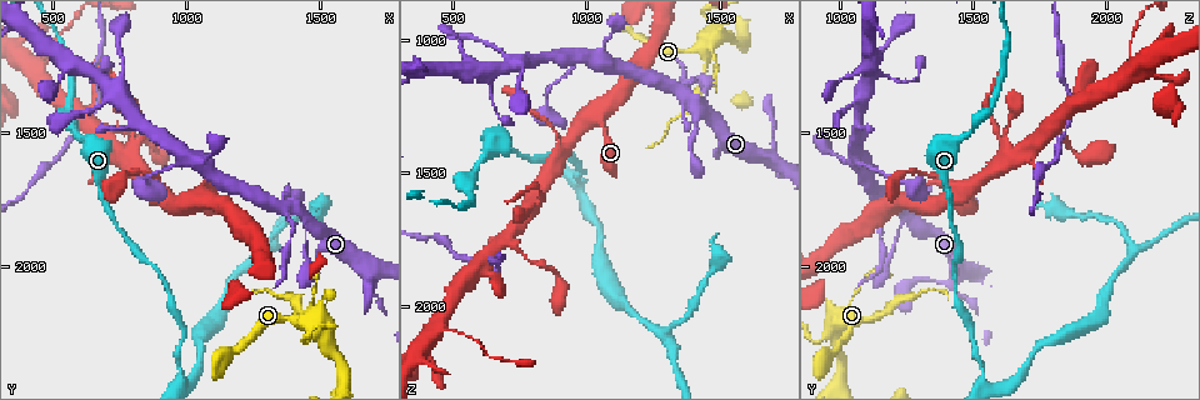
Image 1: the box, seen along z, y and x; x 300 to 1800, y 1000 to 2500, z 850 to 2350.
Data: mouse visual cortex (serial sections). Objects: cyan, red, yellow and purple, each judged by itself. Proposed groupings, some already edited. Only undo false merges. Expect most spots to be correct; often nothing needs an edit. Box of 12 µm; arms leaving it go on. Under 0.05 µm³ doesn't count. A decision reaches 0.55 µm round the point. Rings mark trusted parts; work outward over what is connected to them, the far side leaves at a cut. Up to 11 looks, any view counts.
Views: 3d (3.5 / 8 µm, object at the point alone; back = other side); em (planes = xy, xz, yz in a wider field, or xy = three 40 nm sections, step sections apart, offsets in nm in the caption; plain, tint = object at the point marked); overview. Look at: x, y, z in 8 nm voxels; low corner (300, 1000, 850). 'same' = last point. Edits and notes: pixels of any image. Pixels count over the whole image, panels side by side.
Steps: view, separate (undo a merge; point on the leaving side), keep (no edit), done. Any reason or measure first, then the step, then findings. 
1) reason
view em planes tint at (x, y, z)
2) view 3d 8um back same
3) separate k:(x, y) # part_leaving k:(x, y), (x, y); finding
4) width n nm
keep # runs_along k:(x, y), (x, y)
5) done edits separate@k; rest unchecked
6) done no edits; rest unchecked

sharp bend
view 3d 3.5um at (690, 1510, 1760)

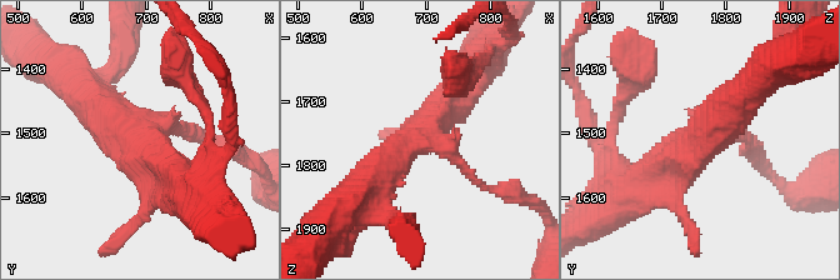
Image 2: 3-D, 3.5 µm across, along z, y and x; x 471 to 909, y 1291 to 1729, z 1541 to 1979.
keep # one cell here

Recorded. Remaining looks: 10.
three arms meet
view 3d 3.5um at (470, 1210, 2080)

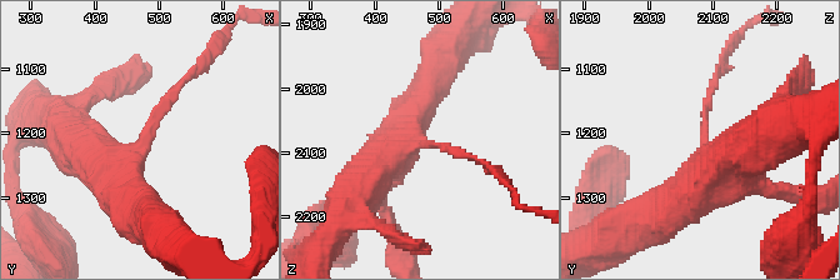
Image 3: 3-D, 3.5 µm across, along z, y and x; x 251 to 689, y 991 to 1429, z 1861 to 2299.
view em xy step 1 plain at (480, 1205, 2090)

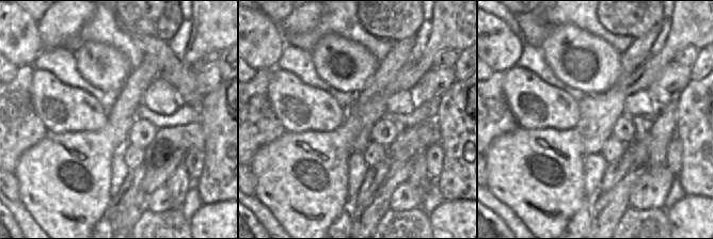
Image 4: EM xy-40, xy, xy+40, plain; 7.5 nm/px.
view em xy step 1 tint same

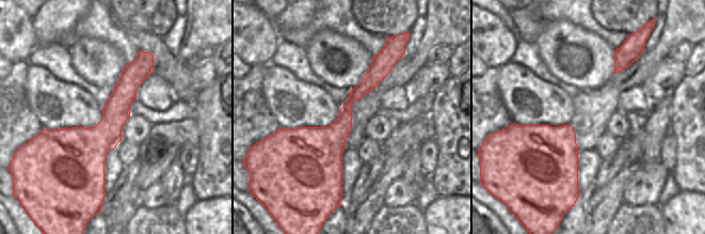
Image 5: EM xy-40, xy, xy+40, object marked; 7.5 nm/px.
keep # runs_along 5:(394, 59), (348, 103), (310, 172); all the same cell

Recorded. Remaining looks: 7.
branch point
view 3d 3.5um at (570, 1480, 1520)

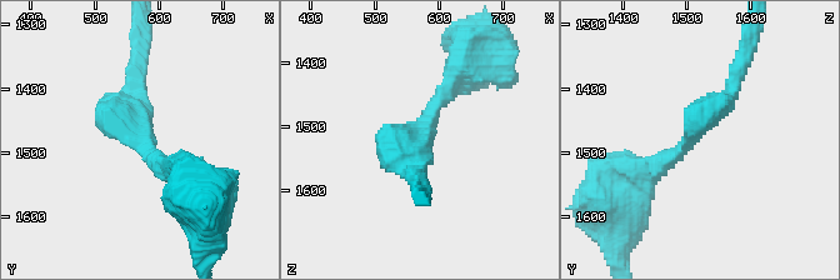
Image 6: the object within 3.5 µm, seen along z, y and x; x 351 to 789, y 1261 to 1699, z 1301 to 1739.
view em xy step 5 plain at (570, 1470, 1510)

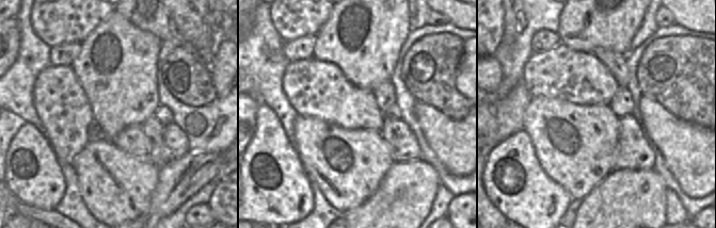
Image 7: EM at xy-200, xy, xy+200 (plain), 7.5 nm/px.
view em xy step 5 tint same

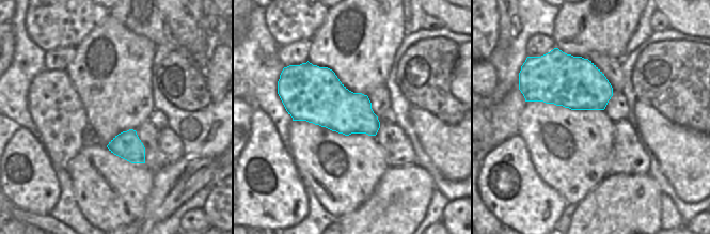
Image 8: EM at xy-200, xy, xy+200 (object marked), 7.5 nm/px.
keep # runs_along 6:(634, 173), (679, 153), (740, 65); all the same cell

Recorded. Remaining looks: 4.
sharp bend
view 3d 3.5um back at (970, 2370, 1530)

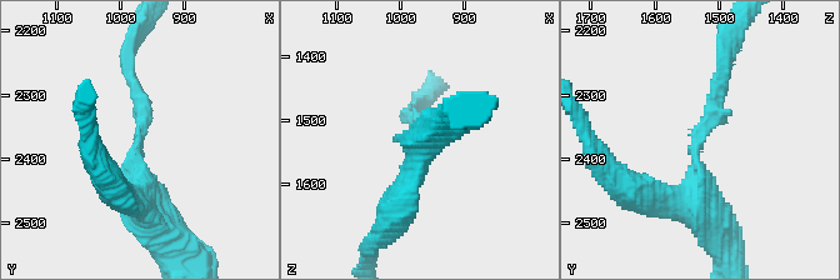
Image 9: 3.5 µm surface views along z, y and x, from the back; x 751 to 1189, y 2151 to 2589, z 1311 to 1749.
arm_widths 150, 400 nm
view em planes tint at (970, 2370, 1525)

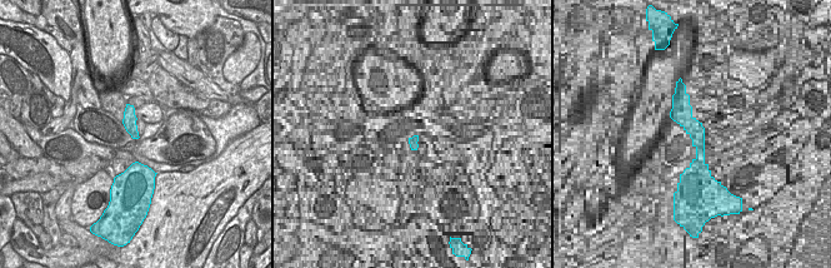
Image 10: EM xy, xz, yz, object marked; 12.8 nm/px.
cut it another way
view em xy step 2 tint same

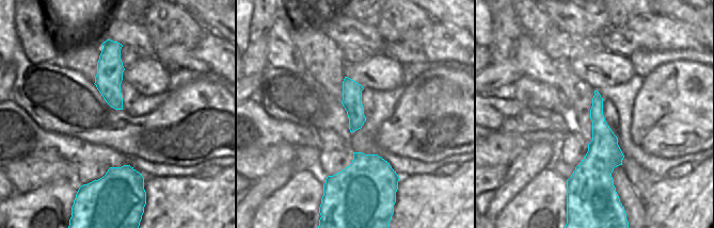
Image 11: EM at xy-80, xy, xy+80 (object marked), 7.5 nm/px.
keep # runs_along 9:(724, 68), (695, 148), (698, 190), (673, 198); one cell here

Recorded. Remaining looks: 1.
done no edits; rest unchecked

